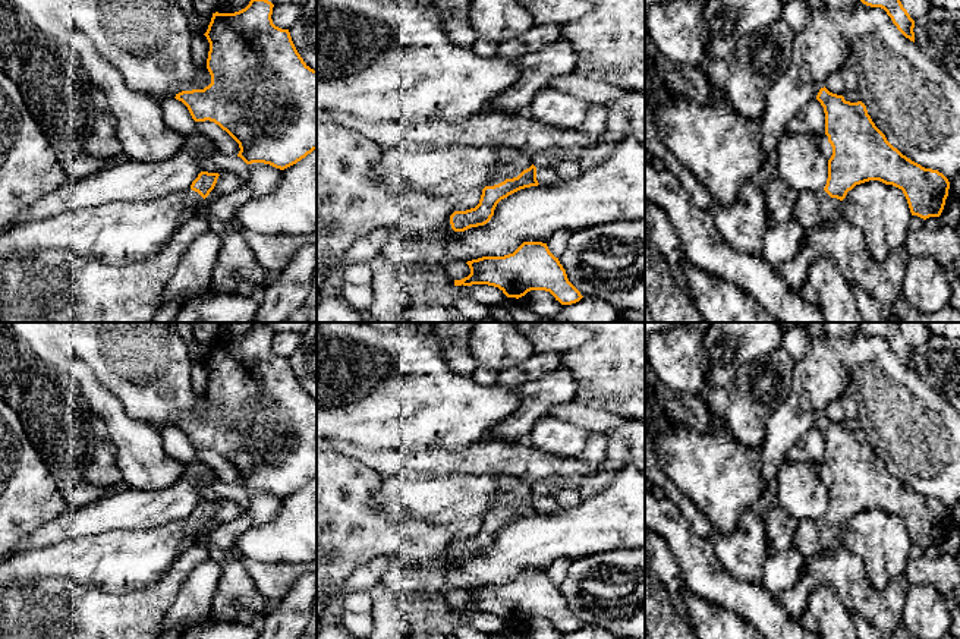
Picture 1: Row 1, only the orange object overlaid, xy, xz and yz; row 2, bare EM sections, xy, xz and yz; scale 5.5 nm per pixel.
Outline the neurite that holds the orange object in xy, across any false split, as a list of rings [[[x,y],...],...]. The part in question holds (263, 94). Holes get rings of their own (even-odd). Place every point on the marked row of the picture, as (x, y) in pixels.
[[[251,0],[249,4],[239,12],[213,13],[208,29],[204,34],[210,43],[207,69],[211,75],[211,84],[204,89],[182,91],[176,94],[174,98],[182,101],[188,107],[195,122],[210,120],[218,125],[223,130],[226,130],[239,144],[240,151],[237,157],[240,157],[246,164],[264,163],[276,169],[284,170],[305,158],[314,149],[317,149],[317,70],[311,69],[303,62],[292,41],[289,29],[281,29],[273,23],[273,7],[274,4],[268,0]]]

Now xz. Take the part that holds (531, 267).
[[[523,242],[513,254],[482,256],[466,264],[470,274],[454,280],[454,286],[488,284],[516,299],[531,290],[545,290],[561,305],[572,305],[583,298],[569,281],[558,258],[542,242]]]

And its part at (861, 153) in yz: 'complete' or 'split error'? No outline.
split error

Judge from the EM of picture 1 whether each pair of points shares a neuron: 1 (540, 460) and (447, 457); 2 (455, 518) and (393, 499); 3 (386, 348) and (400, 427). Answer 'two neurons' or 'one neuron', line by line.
1: one neuron
2: one neuron
3: one neuron

